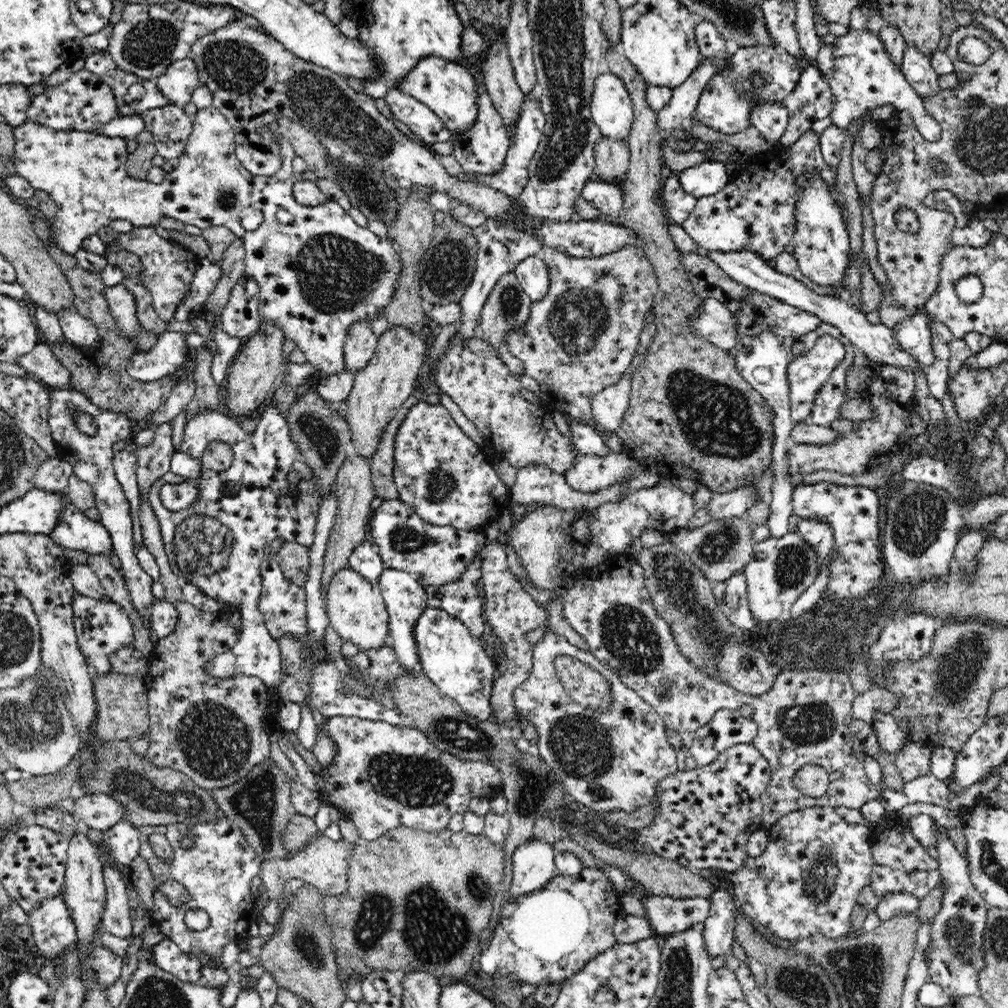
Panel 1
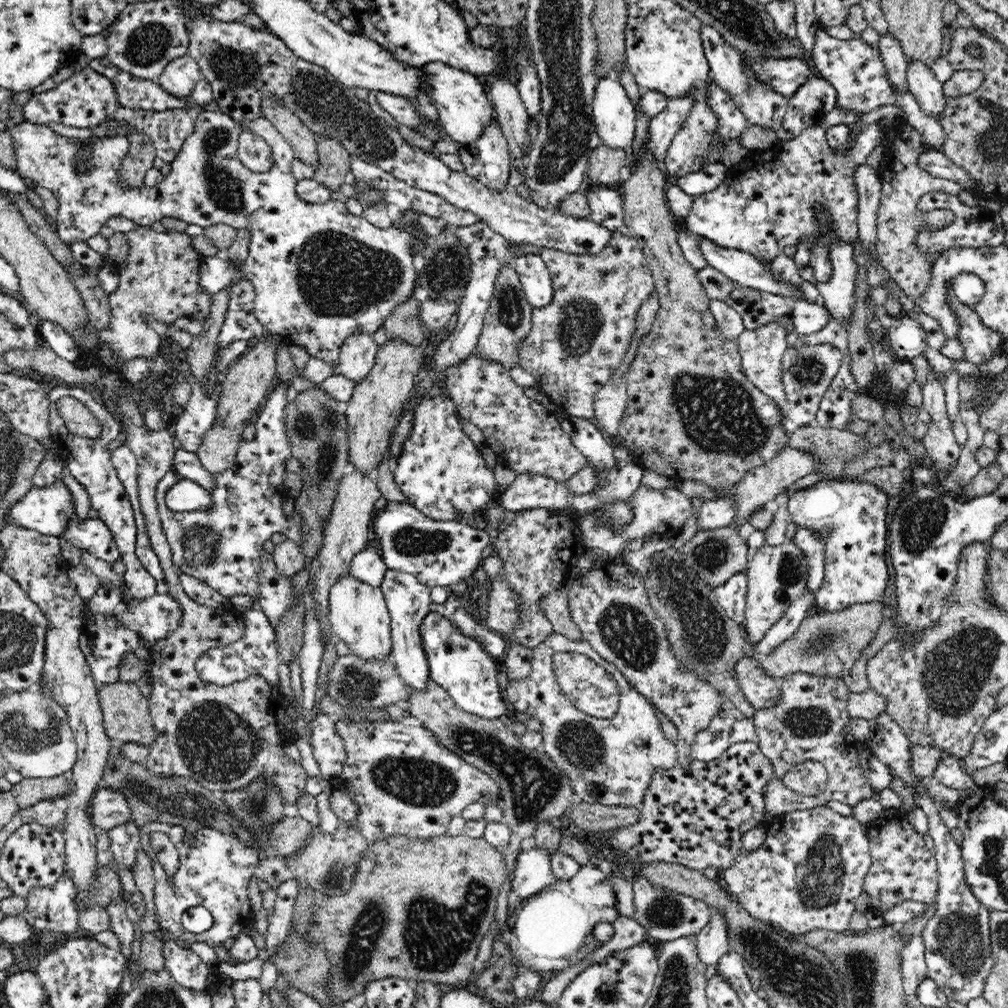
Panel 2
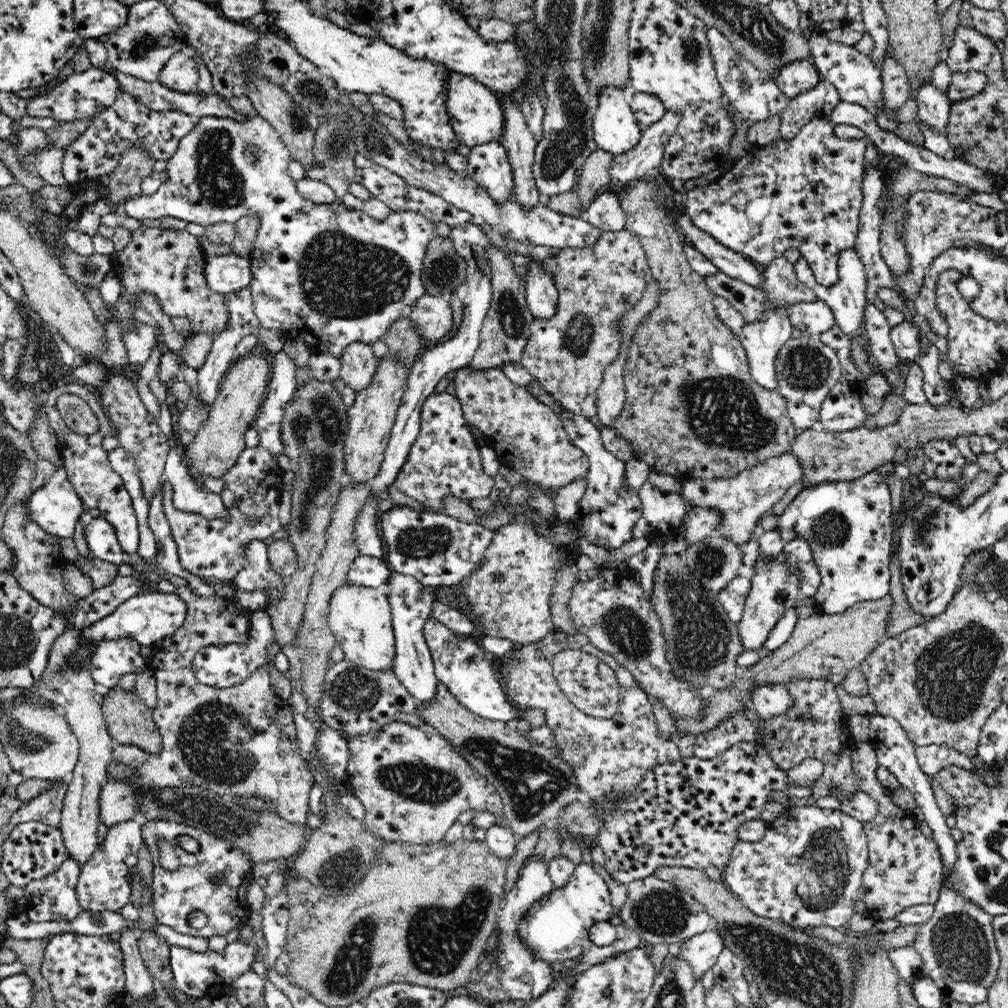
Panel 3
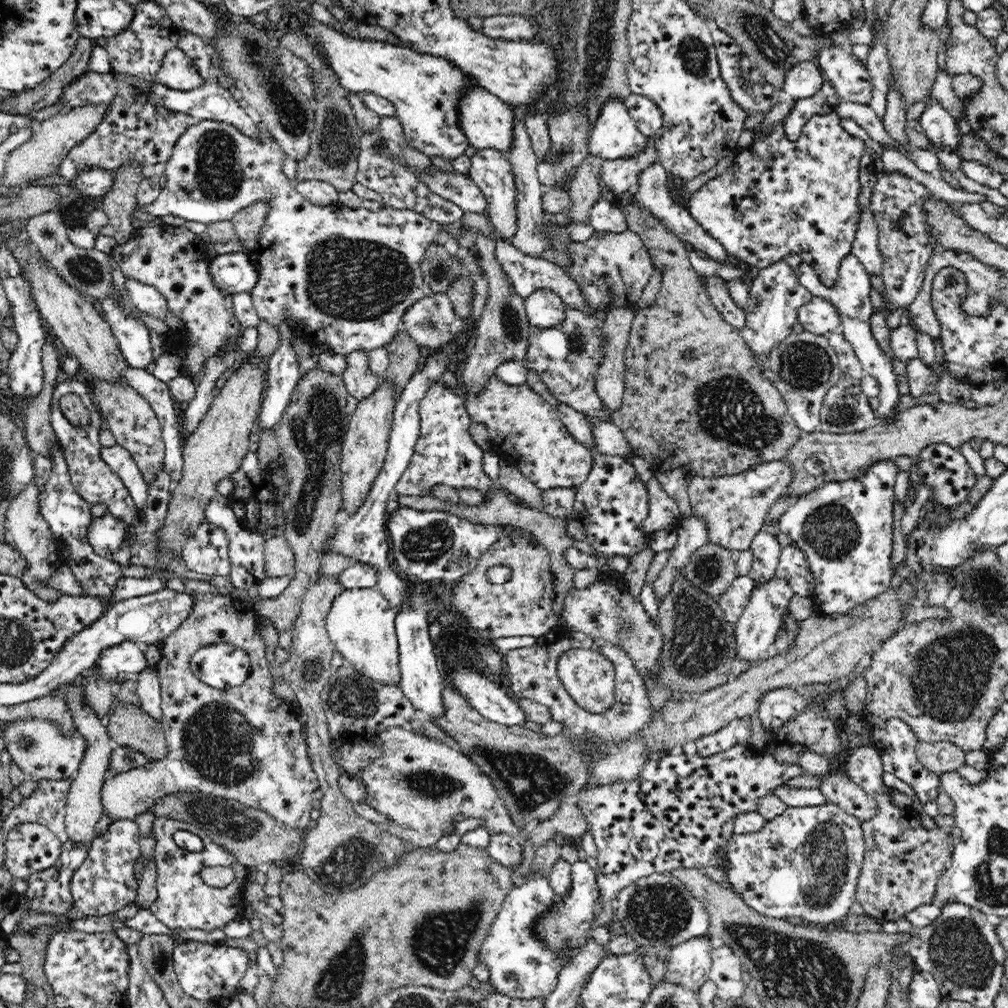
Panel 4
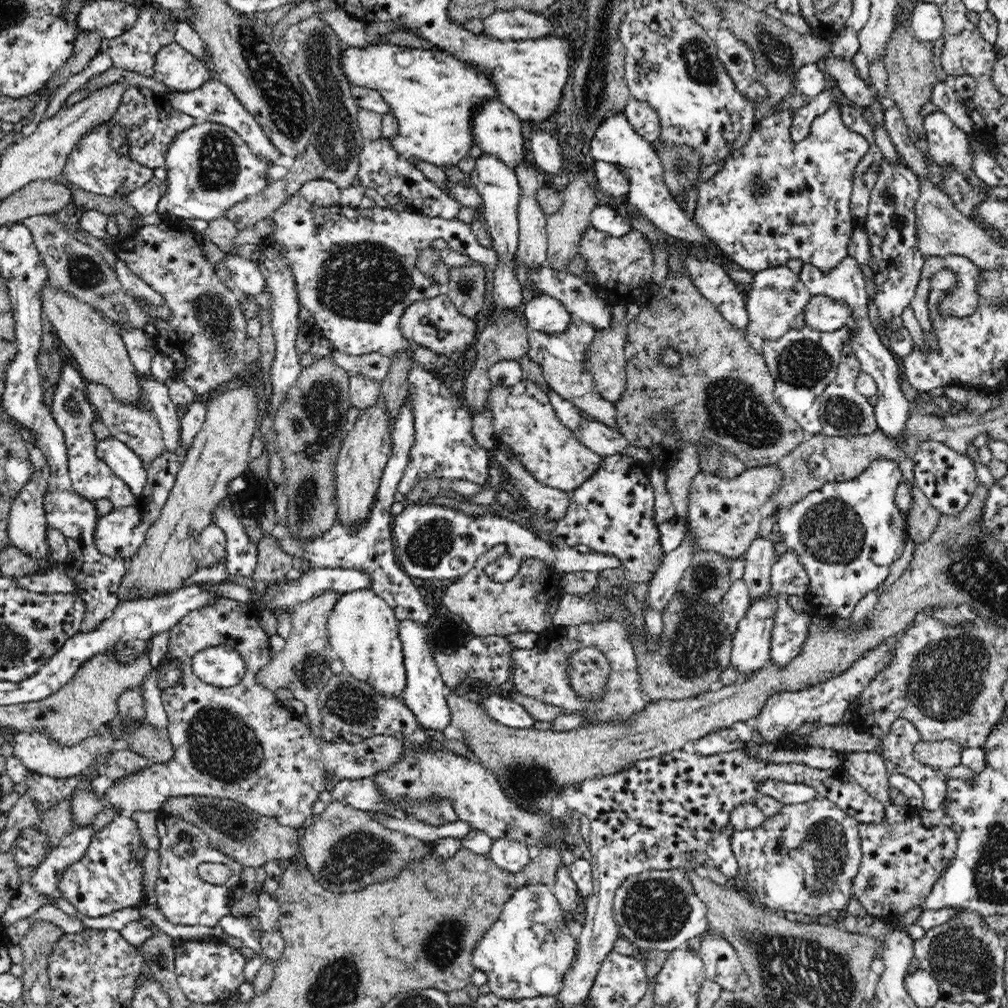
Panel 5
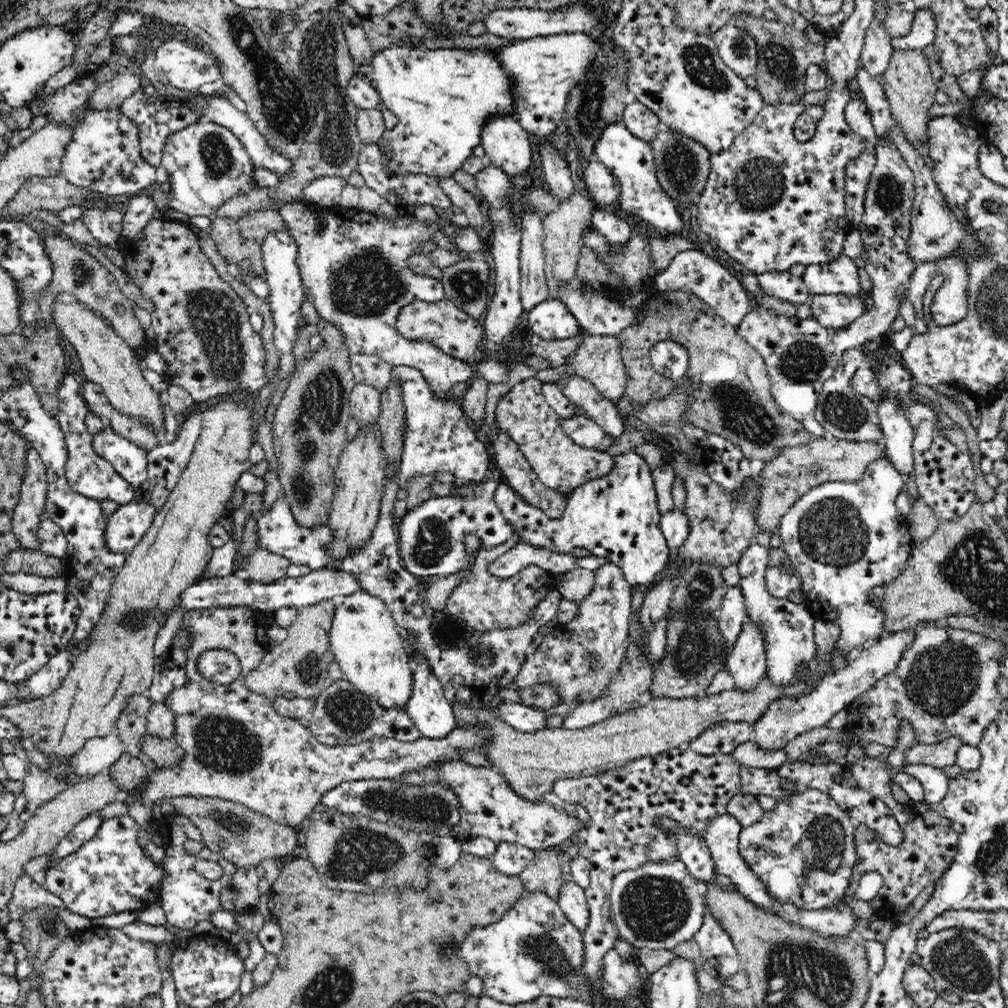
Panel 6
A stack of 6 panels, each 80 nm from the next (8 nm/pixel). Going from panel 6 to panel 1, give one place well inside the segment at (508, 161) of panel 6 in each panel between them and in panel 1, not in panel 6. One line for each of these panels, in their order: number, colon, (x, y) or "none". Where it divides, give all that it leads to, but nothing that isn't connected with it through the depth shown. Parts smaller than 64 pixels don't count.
1: (451, 92)
2: (466, 111)
3: (477, 116)
4: (488, 123)
5: (497, 130)

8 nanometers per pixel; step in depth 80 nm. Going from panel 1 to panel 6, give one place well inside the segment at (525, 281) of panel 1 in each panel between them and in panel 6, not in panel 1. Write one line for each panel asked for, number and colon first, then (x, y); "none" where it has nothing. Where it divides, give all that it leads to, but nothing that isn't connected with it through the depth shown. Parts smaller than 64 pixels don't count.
2: (534, 276)
3: (541, 295)
4: (545, 309)
5: (545, 314)
6: (551, 320)

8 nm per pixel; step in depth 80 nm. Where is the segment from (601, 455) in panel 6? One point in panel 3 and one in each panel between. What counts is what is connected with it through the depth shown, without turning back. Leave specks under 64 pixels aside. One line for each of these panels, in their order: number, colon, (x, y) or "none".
3: (526, 434)
4: (525, 429)
5: (523, 414)

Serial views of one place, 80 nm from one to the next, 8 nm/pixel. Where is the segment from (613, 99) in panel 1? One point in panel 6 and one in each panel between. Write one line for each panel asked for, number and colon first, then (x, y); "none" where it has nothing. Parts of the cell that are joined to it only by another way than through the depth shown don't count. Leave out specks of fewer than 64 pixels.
2: (614, 116)
3: (616, 130)
4: (614, 135)
5: (615, 141)
6: (630, 160)

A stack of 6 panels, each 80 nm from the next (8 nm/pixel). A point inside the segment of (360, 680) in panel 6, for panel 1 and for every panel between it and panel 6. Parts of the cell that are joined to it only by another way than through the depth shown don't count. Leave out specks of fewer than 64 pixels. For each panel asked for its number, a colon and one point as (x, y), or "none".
1: (355, 607)
2: (358, 613)
3: (360, 618)
4: (361, 623)
5: (363, 630)

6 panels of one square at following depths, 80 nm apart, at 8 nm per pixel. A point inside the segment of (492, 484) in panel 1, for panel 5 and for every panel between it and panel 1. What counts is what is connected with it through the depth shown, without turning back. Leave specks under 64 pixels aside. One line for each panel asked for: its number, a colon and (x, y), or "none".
2: (441, 471)
3: (444, 461)
4: (445, 454)
5: (444, 447)

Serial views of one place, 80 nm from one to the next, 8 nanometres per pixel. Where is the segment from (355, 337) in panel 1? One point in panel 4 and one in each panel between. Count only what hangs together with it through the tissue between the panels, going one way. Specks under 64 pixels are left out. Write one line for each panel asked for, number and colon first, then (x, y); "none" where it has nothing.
2: (356, 358)
3: (358, 362)
4: (360, 382)

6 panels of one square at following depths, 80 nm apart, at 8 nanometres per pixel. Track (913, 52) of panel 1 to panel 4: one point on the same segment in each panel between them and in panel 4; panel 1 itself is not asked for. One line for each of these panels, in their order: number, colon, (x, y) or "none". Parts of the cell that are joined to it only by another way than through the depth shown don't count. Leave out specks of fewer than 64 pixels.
2: (927, 90)
3: (934, 108)
4: (943, 132)

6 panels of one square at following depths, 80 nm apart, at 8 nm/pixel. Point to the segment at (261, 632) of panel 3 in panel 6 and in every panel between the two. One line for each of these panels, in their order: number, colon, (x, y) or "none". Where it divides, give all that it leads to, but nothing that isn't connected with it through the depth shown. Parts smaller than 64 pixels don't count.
4: (224, 666)
5: (221, 666)
6: (221, 666)

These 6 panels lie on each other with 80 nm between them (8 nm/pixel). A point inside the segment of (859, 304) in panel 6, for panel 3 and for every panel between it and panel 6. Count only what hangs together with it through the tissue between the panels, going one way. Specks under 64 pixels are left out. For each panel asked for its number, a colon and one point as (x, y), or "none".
3: (814, 317)
4: (819, 316)
5: (822, 313)

